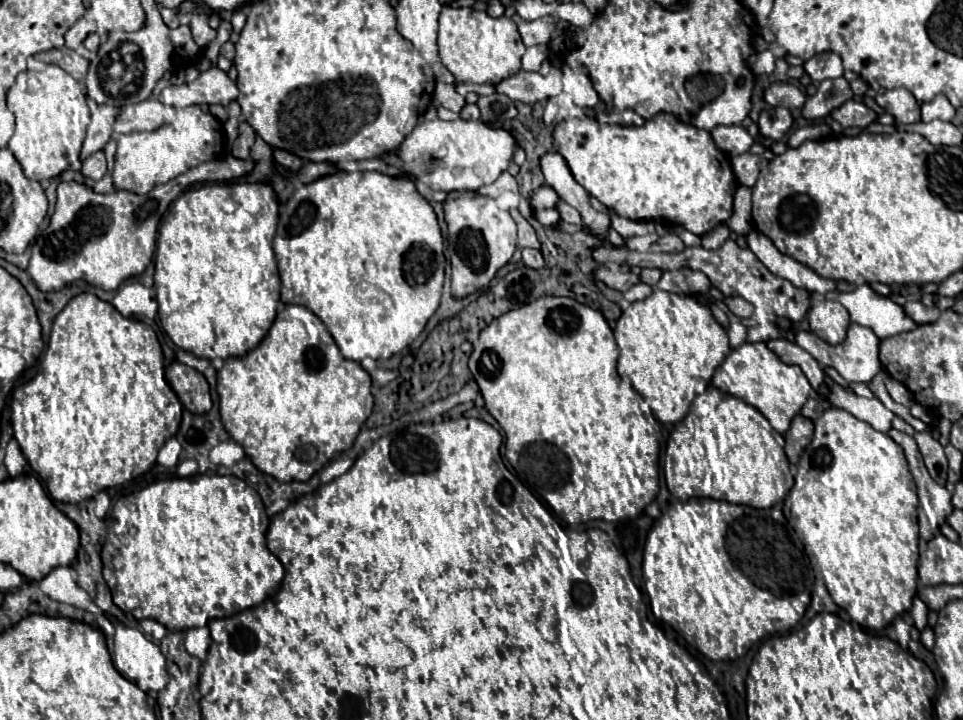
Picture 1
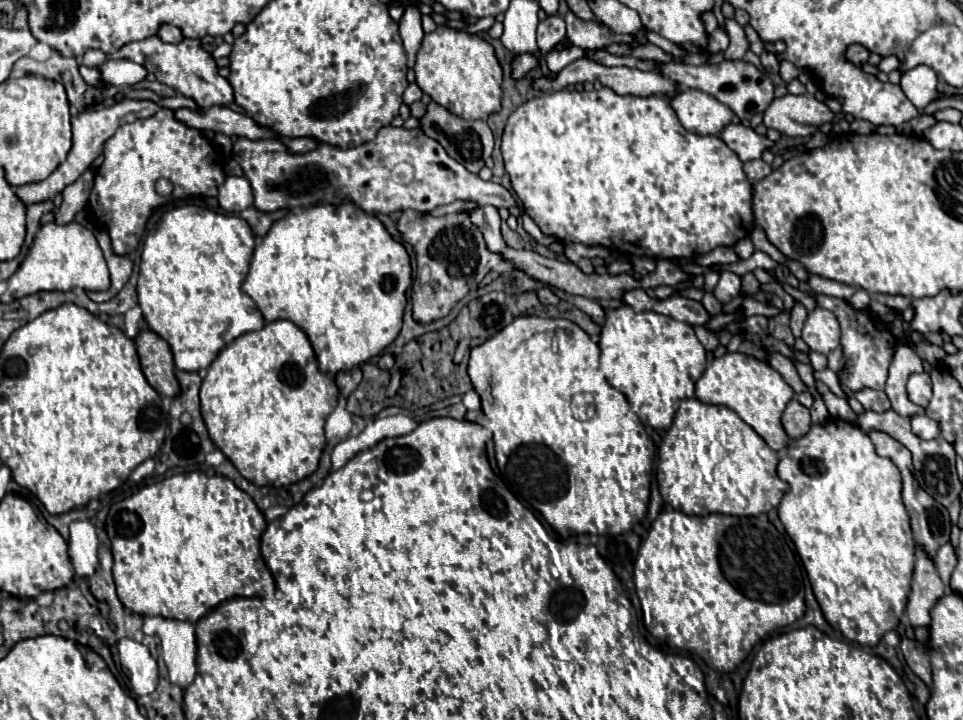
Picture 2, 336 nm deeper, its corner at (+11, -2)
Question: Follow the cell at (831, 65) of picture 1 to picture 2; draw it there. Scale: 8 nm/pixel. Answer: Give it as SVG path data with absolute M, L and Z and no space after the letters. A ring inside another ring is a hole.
M853 44L853 46L849 46L849 50L847 50L847 58L851 60L851 62L855 62L855 64L865 64L867 60L869 60L869 50L865 48L865 46L861 46L861 44Z

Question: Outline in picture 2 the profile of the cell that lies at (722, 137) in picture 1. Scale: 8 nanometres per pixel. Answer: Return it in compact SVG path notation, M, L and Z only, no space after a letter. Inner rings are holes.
M729 124L721 132L721 138L739 156L741 162L761 158L761 154L775 144L767 136L759 136L753 128L747 128L743 124Z

